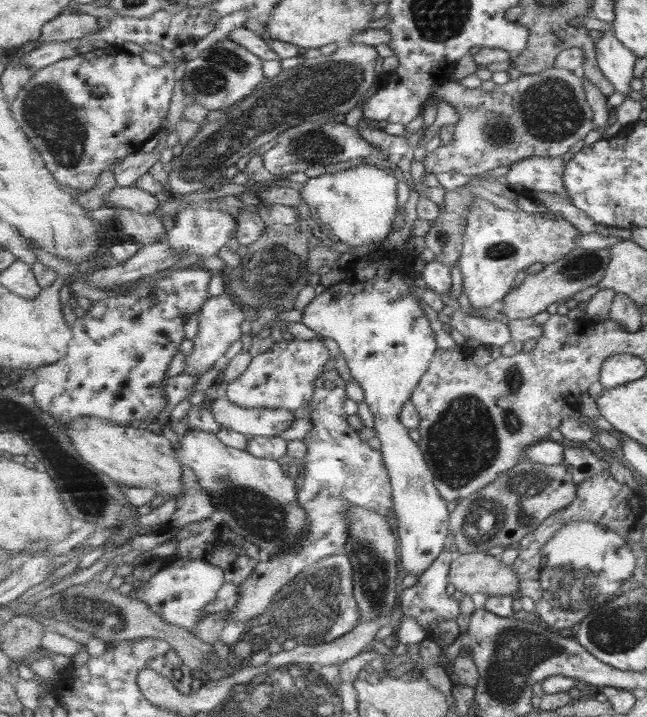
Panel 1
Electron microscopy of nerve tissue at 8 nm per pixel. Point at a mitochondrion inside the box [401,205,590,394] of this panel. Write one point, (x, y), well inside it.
(497, 249)

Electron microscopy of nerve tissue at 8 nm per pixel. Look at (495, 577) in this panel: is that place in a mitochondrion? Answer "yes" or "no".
no

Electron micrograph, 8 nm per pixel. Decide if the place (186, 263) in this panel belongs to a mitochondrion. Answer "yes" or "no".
no

